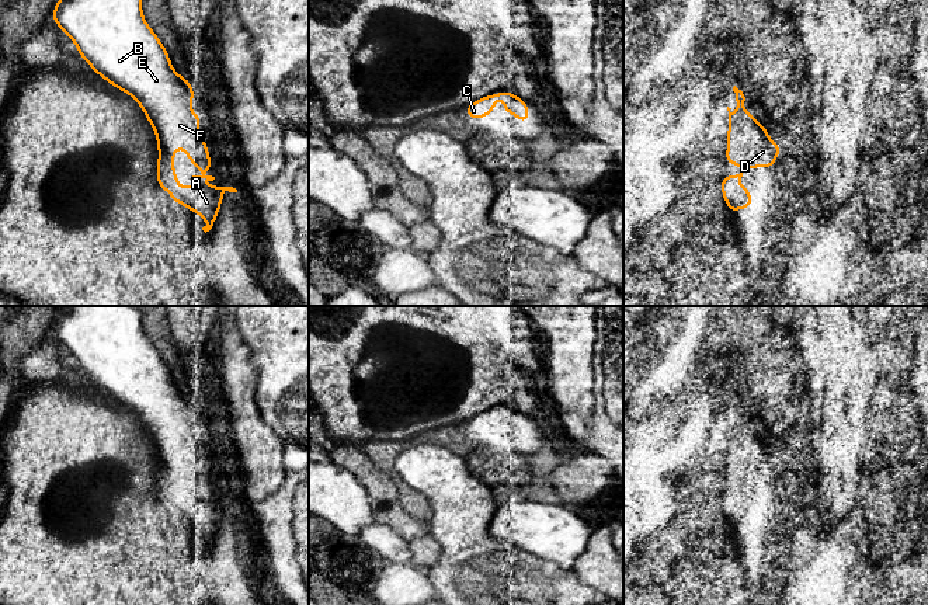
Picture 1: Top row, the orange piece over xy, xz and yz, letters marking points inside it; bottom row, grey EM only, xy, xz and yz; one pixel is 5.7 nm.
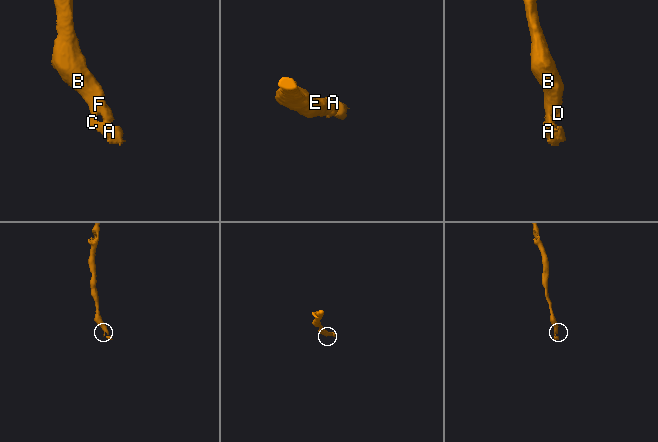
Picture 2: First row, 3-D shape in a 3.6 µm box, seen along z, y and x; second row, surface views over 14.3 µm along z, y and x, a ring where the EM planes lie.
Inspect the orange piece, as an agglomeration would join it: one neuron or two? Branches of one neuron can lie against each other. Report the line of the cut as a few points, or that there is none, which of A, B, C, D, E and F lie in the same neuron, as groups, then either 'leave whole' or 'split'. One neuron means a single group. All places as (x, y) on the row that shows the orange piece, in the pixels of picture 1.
no cut | A B C D E F | leave whole

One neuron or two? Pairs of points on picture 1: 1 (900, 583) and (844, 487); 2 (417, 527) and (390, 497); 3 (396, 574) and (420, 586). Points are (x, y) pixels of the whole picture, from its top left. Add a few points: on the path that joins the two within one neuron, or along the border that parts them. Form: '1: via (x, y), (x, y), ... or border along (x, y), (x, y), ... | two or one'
1: border along (862, 472), (855, 507), (848, 514), (831, 521) | two
2: via (409, 525), (390, 506) | one
3: via (402, 580), (407, 586), (414, 586) | one

